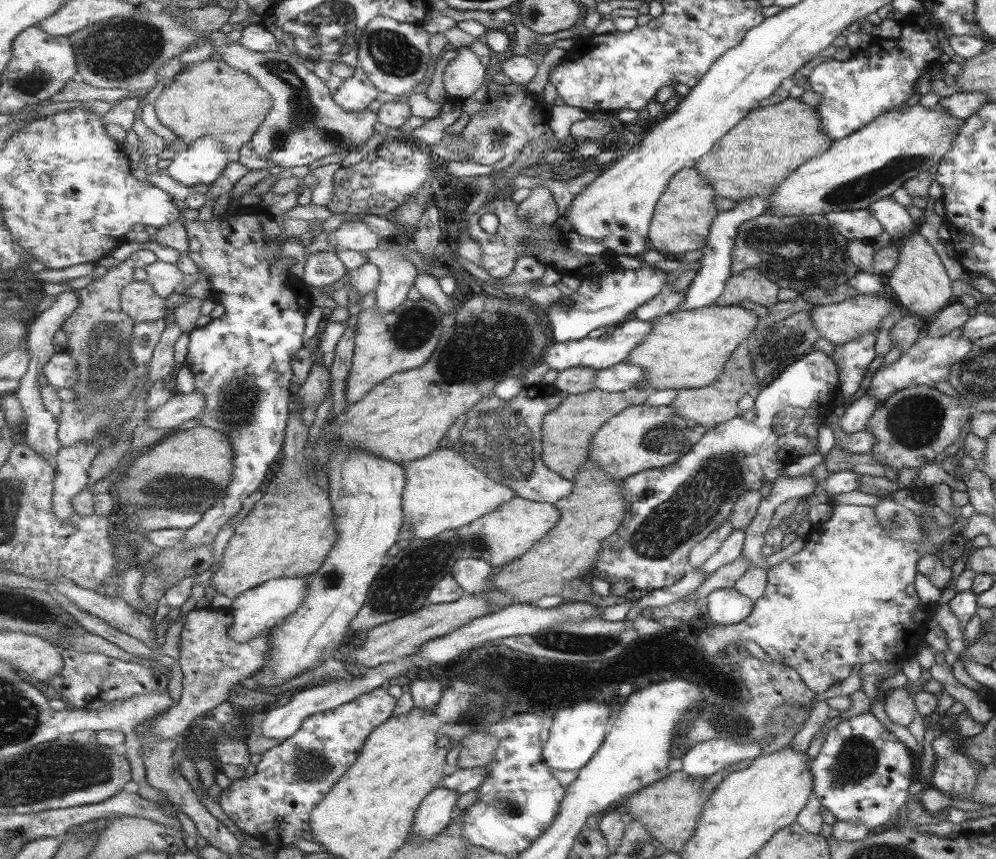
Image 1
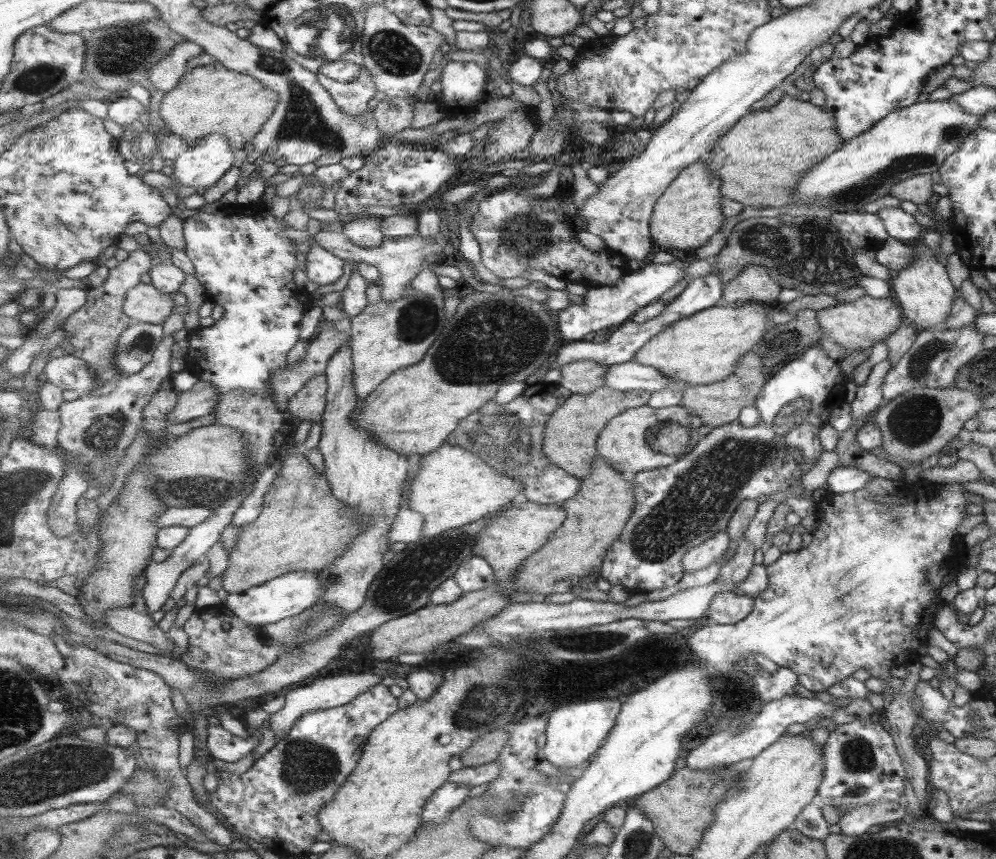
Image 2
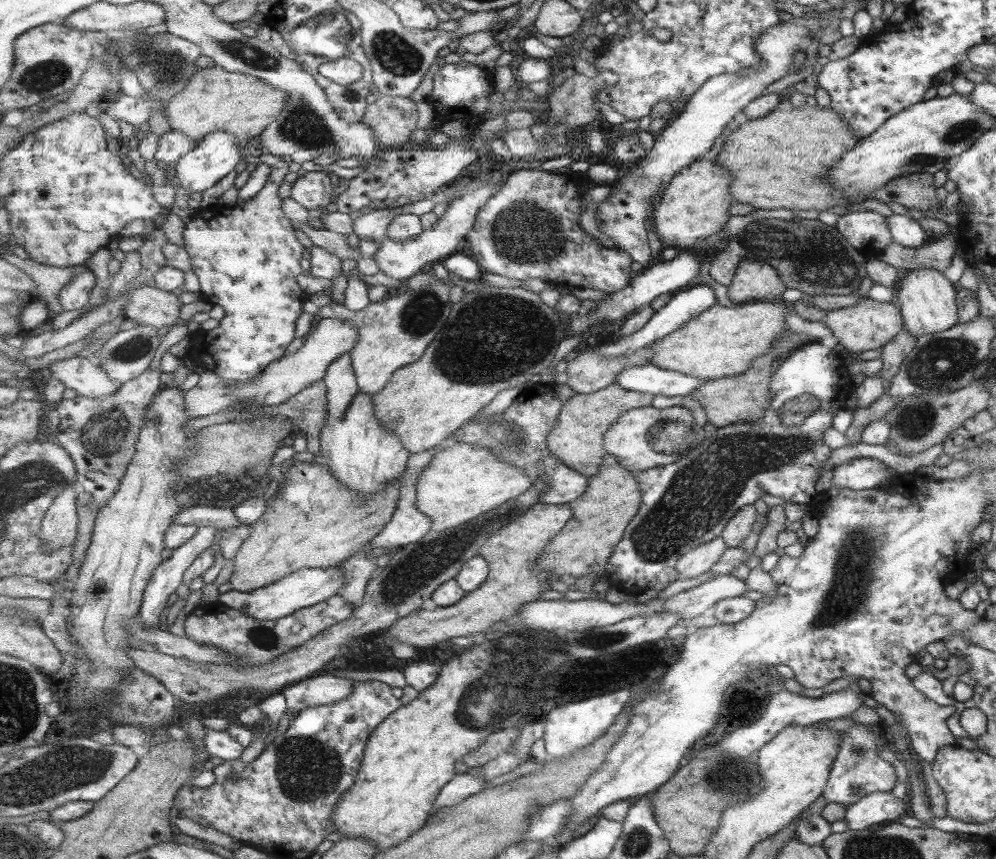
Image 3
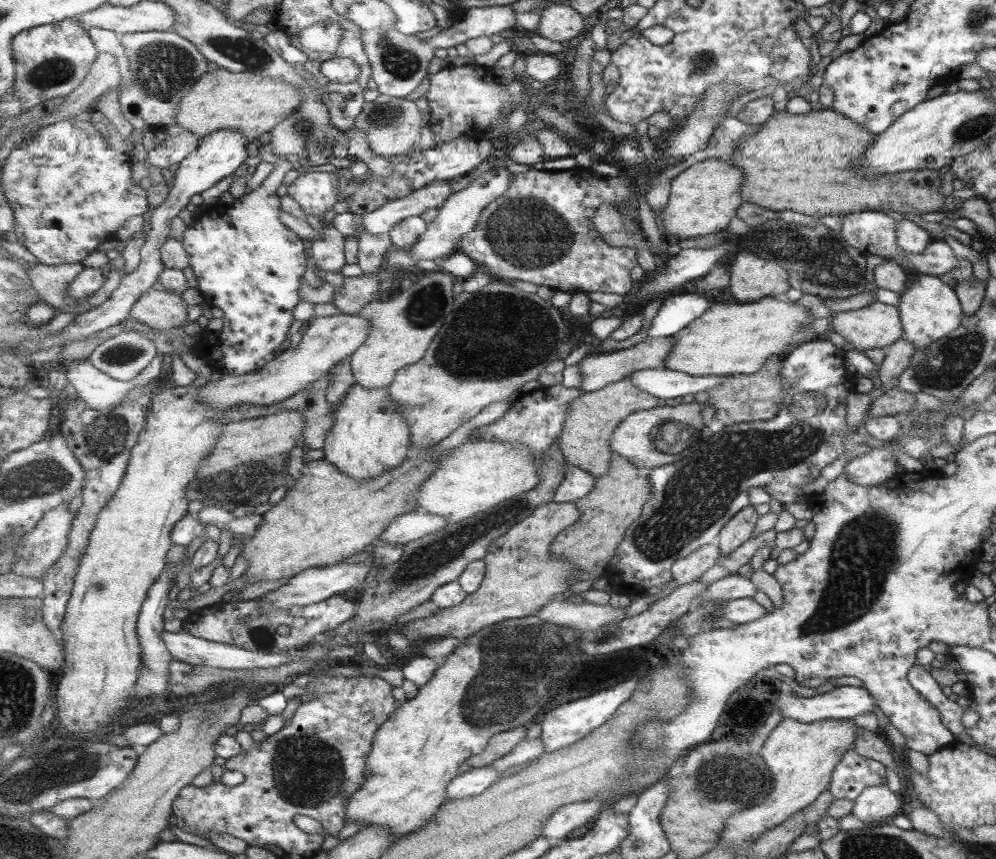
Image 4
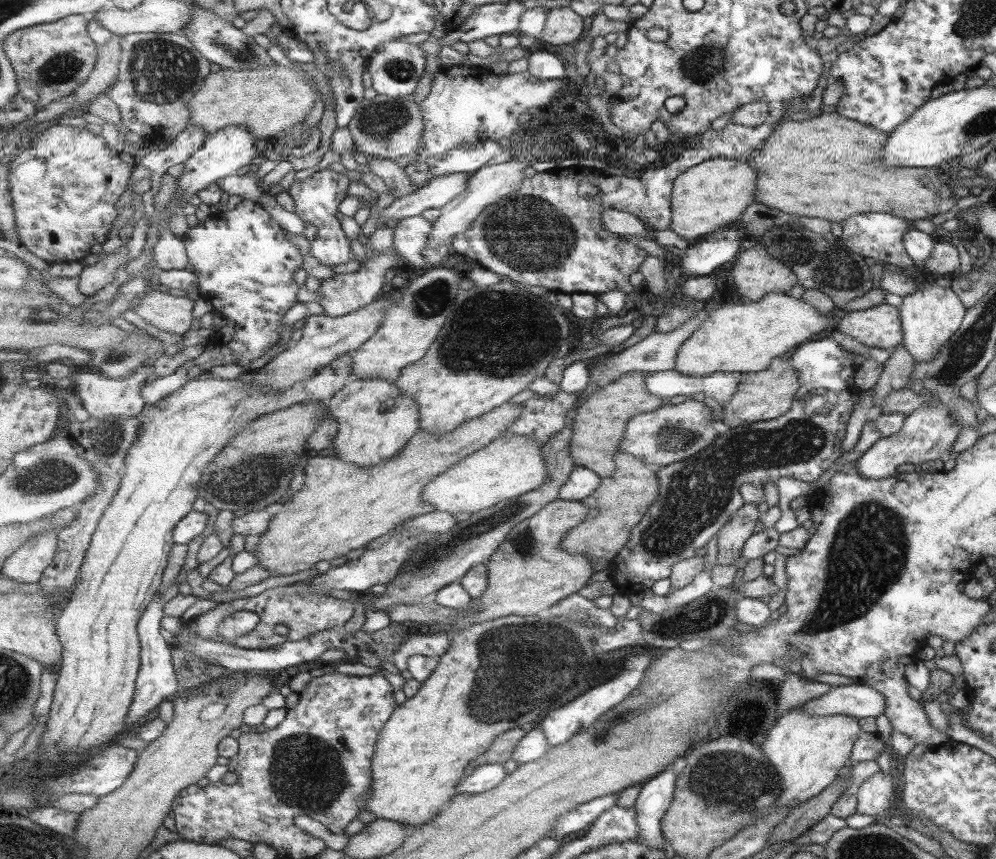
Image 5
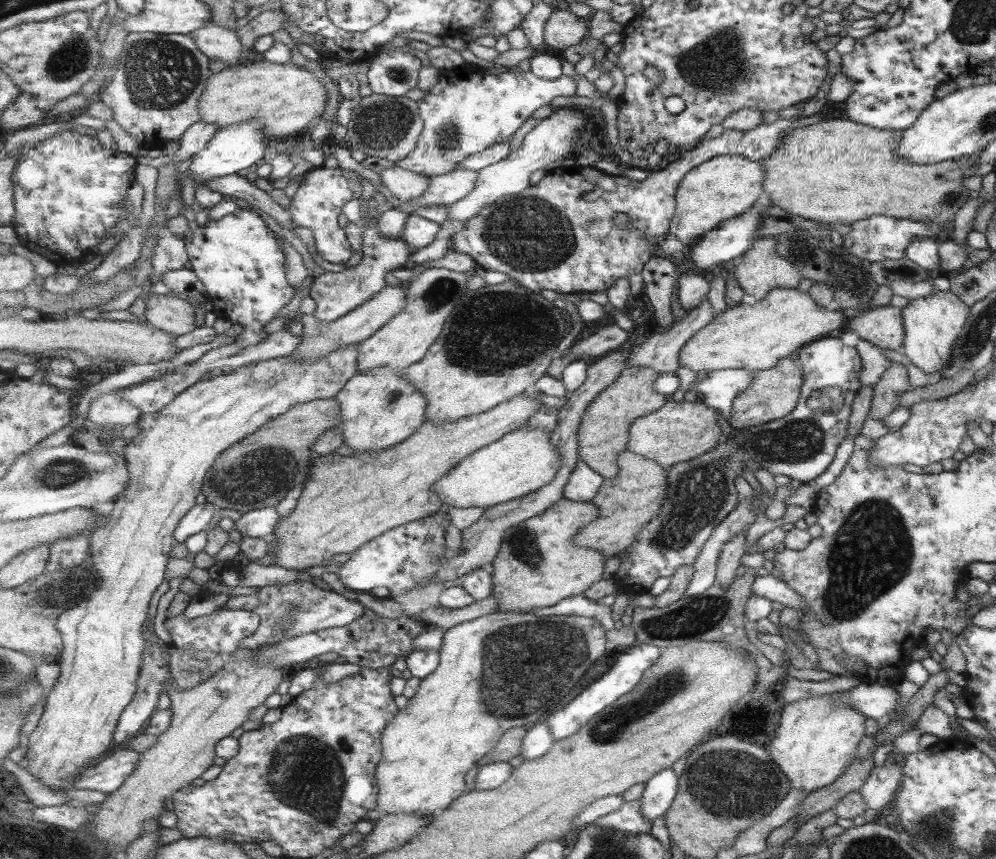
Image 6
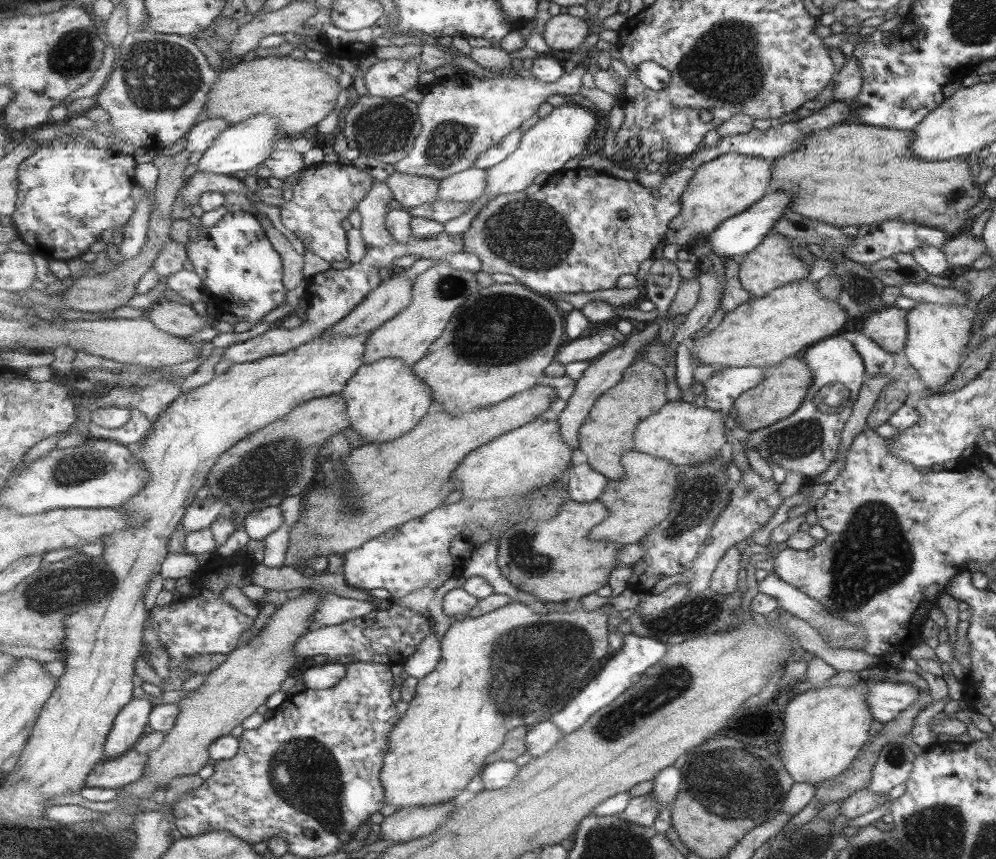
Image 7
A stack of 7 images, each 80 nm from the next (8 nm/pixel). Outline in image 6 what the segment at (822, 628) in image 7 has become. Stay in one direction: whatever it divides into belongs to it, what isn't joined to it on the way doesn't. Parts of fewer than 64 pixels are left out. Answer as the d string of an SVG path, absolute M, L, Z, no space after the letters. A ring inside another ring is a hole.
M771 573L757 577L752 592L755 595L764 596L769 600L779 602L782 606L787 606L796 611L805 606L805 611L807 611L807 606L802 596L797 594L792 588L789 588L779 578L775 578Z

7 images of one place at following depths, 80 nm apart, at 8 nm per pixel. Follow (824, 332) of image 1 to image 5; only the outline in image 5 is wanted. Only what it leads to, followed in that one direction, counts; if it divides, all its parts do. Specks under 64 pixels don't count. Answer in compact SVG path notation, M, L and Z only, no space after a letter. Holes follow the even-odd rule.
M886 303L846 313L833 328L871 348L893 349L903 343L899 309Z

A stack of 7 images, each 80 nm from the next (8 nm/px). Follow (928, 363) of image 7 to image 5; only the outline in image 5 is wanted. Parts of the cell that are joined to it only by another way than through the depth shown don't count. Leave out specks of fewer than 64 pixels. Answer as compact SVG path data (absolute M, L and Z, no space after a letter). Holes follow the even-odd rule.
M927 281L920 285L920 288L907 297L902 298L901 305L898 307L900 314L900 325L903 329L904 349L912 356L916 362L927 362L940 352L943 346L964 319L967 309L955 293L951 290L943 290L935 284L935 281Z

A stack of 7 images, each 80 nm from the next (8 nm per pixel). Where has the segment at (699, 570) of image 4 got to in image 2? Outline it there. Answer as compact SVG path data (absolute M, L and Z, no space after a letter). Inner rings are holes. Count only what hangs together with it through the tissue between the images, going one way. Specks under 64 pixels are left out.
M728 531L718 532L713 538L685 553L682 563L686 573L703 570L726 556L730 549Z

